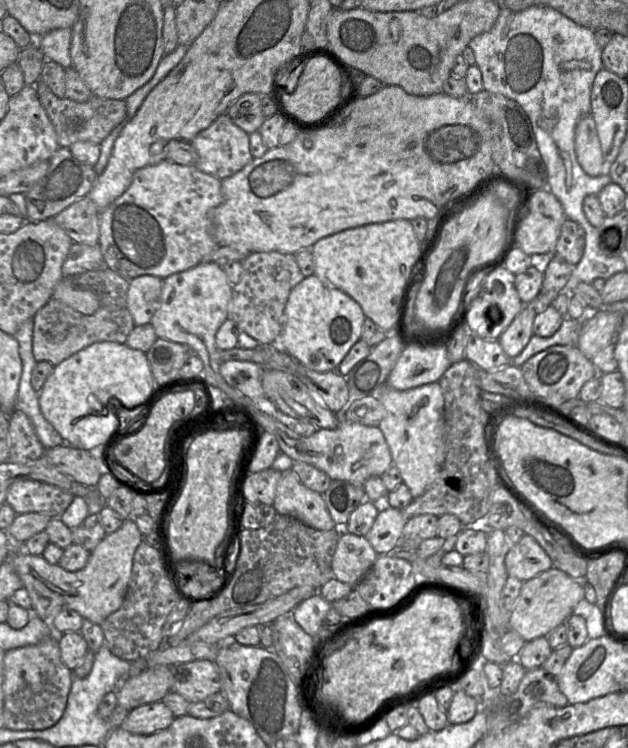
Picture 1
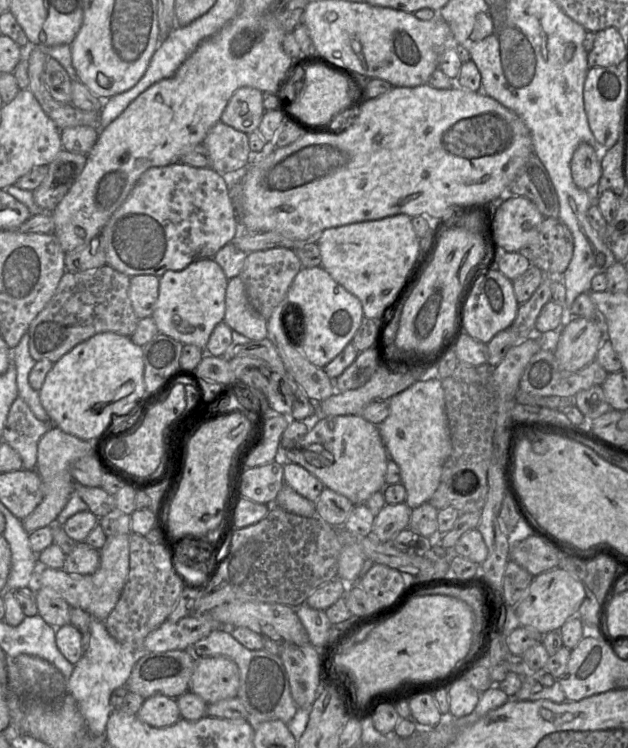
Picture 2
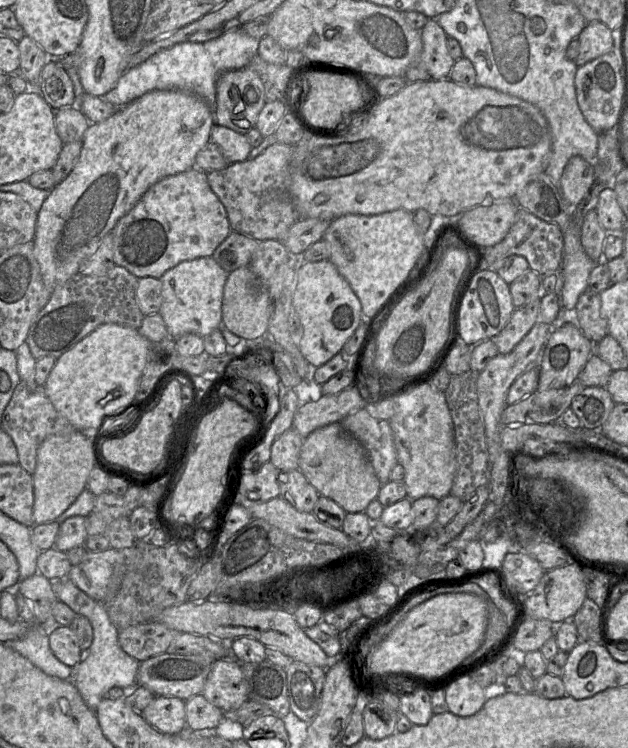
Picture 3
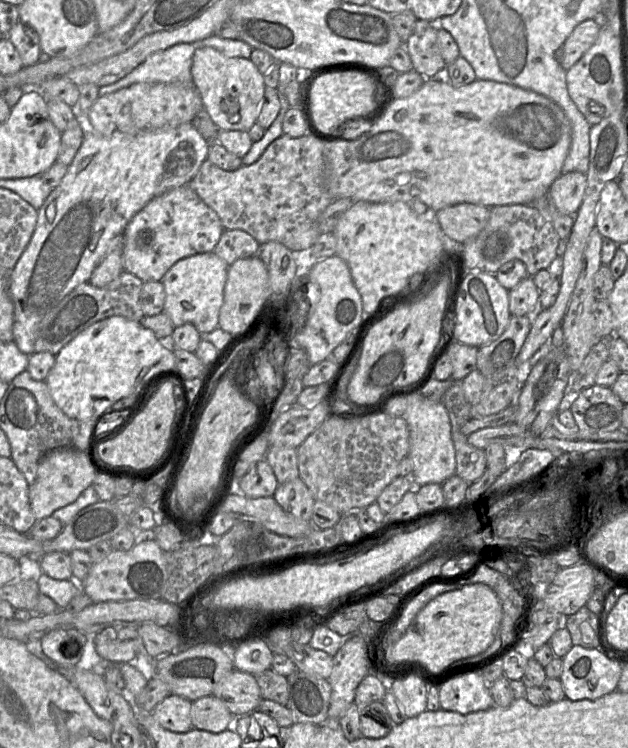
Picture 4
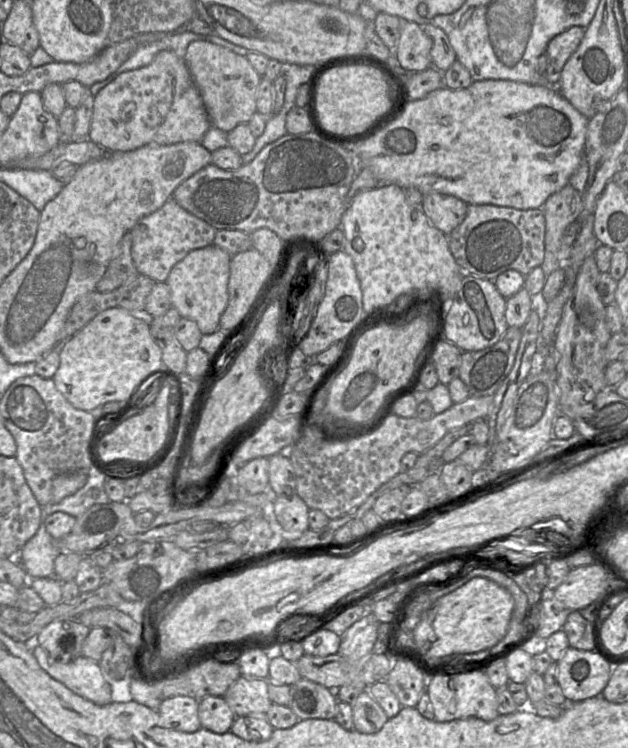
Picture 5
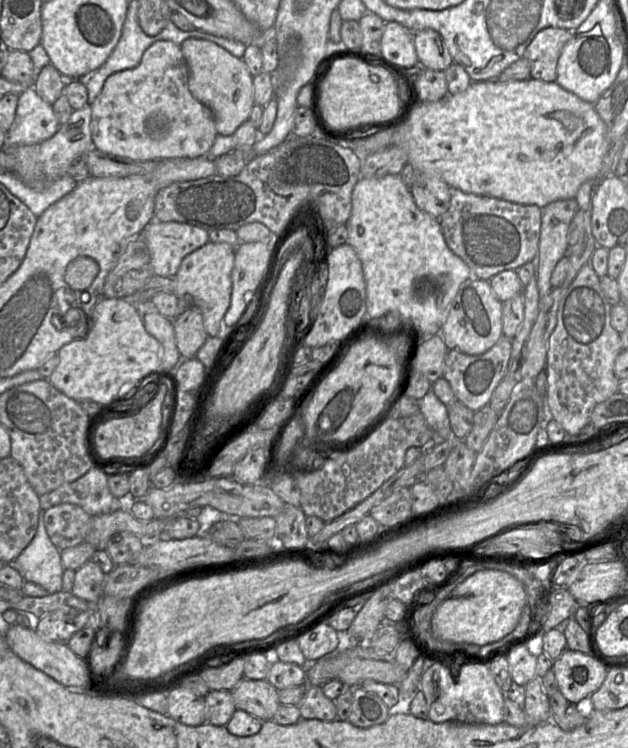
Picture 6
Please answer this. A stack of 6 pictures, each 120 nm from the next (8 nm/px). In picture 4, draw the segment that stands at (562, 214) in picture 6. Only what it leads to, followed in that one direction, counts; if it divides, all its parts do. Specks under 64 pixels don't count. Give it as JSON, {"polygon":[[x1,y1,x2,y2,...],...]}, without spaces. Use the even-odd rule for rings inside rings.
{"polygon":[[573,171,561,174,550,186,549,194,557,210,574,216,583,201,587,186,587,175]]}

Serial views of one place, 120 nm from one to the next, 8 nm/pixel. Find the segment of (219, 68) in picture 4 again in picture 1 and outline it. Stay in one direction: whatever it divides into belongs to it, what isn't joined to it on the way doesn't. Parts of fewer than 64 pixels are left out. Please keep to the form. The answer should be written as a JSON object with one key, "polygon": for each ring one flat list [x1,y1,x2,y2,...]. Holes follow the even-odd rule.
{"polygon":[[245,93,229,106,226,113,232,122,246,133,259,131,266,119,262,113,260,101,259,94]]}

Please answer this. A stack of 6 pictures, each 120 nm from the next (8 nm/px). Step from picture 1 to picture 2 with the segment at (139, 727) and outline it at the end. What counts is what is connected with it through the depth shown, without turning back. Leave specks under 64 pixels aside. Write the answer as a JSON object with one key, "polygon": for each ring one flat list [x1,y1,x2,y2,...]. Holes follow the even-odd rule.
{"polygon":[[163,695,145,699,136,715,141,721,155,728,172,726,181,719,176,699]]}

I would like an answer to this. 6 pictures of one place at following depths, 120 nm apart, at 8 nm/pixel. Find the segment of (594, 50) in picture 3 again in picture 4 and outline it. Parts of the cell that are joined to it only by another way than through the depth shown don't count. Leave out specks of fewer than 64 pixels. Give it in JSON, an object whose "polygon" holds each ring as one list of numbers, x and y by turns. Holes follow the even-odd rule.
{"polygon":[[588,19,578,24,563,44,561,66,569,70,596,42,600,31,597,20]]}

